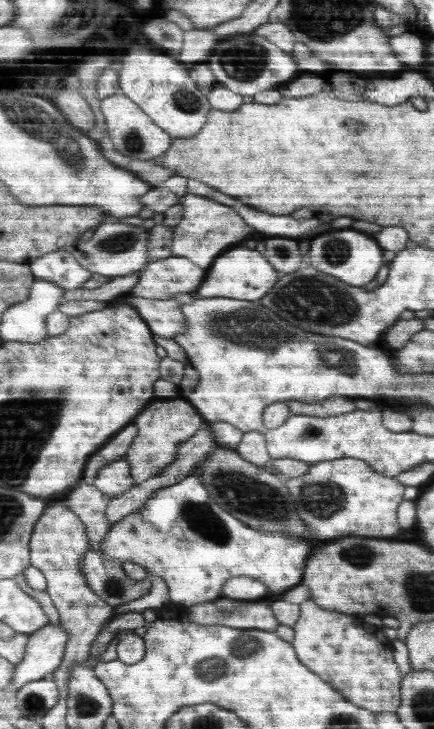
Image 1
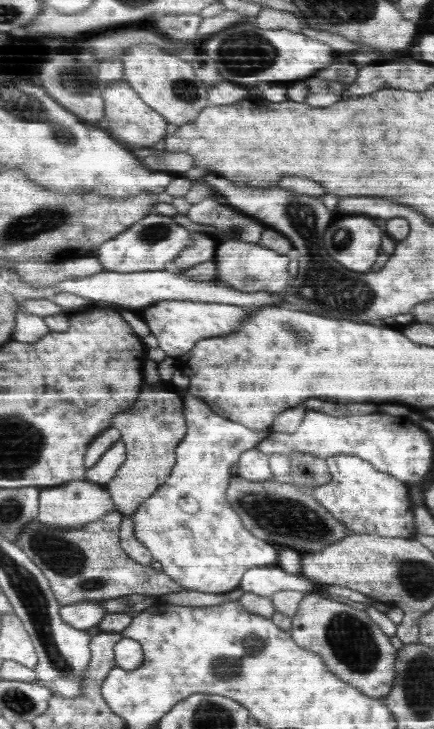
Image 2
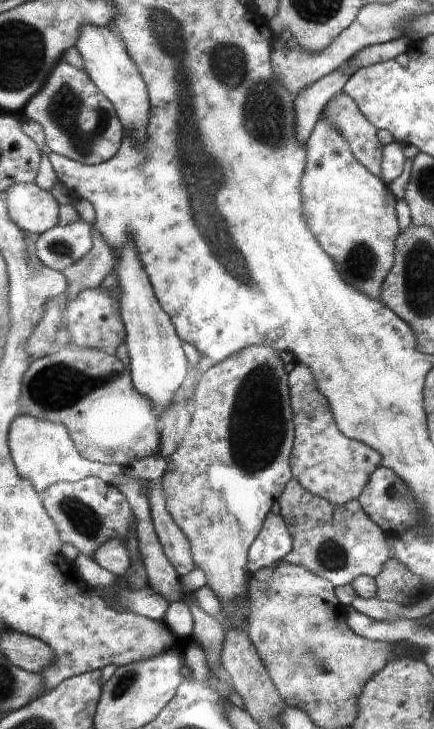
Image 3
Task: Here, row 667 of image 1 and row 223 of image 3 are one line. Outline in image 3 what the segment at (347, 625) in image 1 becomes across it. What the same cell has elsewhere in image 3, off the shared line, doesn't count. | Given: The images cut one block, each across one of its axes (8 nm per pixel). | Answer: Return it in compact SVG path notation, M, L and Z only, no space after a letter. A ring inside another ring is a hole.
M322 112L317 126L308 138L305 148L308 149L307 164L301 180L301 192L304 196L304 214L310 218L310 228L314 236L322 240L322 248L334 260L340 276L354 289L360 290L373 300L381 299L385 280L393 269L394 240L398 240L398 222L396 222L396 198L394 194L370 173L364 165L353 156L350 144L337 132L337 126L328 121Z

